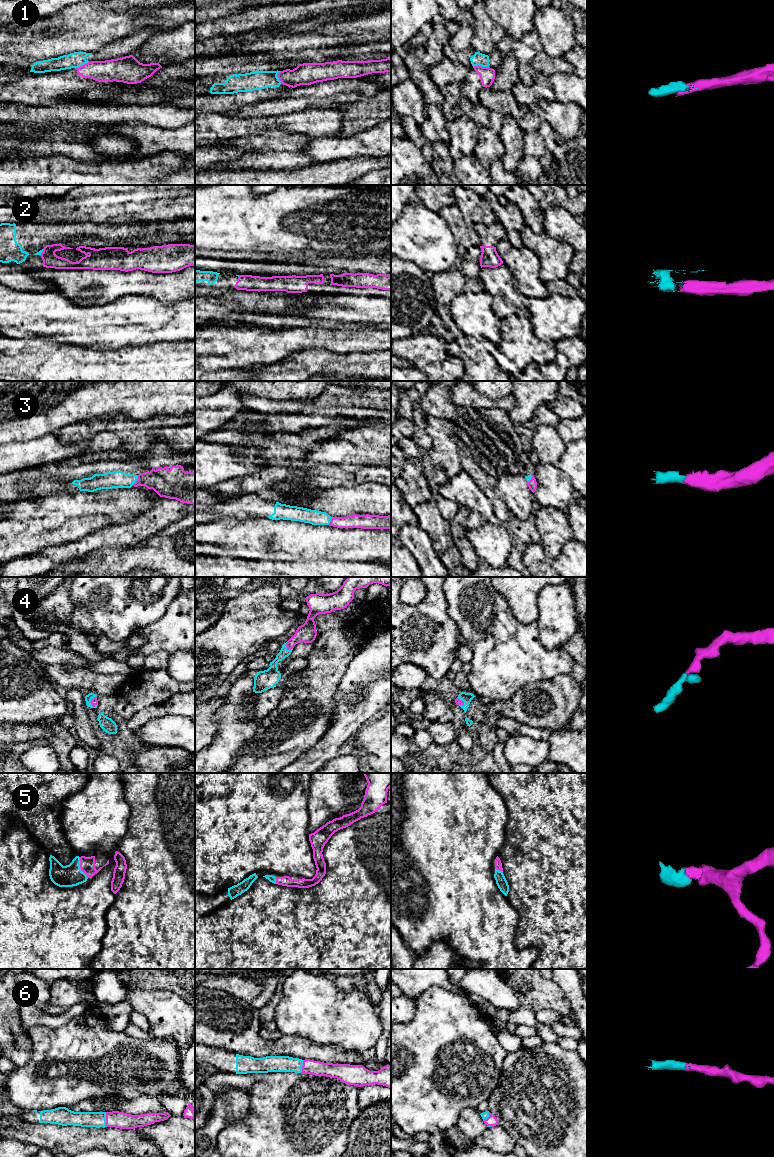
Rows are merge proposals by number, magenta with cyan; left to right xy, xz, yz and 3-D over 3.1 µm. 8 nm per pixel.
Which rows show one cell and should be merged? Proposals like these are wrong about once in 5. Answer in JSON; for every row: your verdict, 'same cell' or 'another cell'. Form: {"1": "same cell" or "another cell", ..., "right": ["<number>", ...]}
{"1": "another cell", "2": "same cell", "3": "same cell", "4": "same cell", "5": "same cell", "6": "same cell", "right": ["2", "3", "4", "5", "6"]}

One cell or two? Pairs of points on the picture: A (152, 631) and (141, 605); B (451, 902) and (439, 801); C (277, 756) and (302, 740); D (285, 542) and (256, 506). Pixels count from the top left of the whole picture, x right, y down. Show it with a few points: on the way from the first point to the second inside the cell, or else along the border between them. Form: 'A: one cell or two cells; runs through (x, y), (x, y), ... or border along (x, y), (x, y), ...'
A: two cells; border along (167, 608), (158, 619), (138, 627), (130, 635)
B: one cell; runs through (439, 877), (439, 826)
C: one cell; runs through (283, 752), (296, 740)
D: two cells; border along (267, 517), (242, 520)

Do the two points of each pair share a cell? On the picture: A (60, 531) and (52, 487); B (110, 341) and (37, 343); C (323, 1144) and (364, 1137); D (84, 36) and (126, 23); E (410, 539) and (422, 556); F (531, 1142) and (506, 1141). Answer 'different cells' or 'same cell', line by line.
A: different cells
B: different cells
C: different cells
D: same cell
E: same cell
F: different cells

